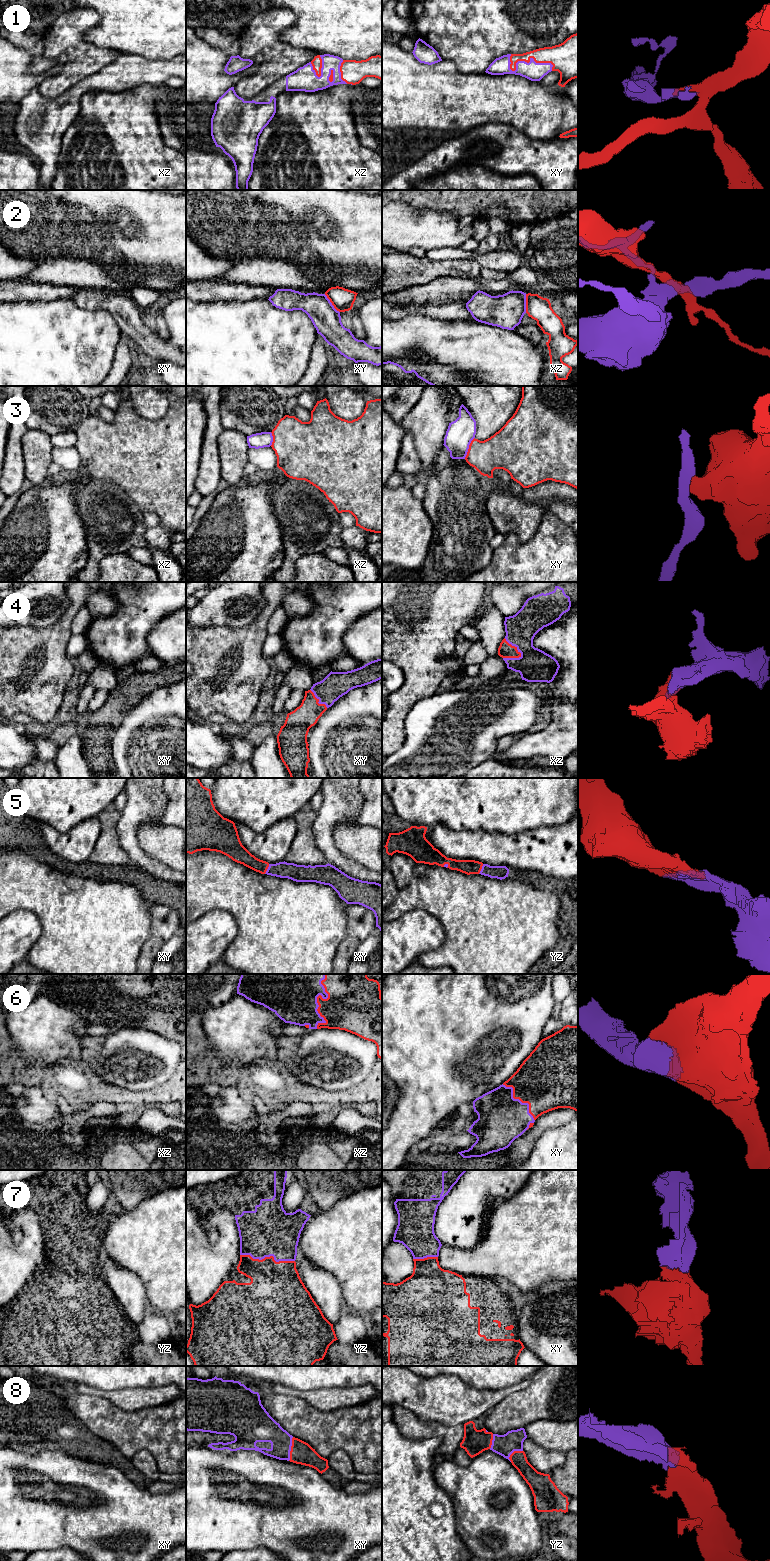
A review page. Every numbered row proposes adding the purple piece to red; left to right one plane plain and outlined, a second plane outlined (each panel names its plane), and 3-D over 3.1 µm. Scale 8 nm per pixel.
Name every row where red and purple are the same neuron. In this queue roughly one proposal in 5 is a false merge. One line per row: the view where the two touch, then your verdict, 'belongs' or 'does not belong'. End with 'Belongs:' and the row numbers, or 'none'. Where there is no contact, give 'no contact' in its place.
1: contact in xy; belongs
2: contact in xy; does not belong
3: contact in xy; does not belong
4: contact in xz; belongs
5: contact in xy; belongs
6: contact in xz; belongs
7: contact in yz; belongs
8: contact in xy; belongs
Belongs: 1, 4, 5, 6, 7, 8

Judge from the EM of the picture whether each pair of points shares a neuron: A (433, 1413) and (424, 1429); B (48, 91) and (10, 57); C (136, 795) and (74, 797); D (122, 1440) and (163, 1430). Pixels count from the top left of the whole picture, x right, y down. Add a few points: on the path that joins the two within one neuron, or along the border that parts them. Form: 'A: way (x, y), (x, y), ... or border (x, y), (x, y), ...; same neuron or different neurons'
A: border (407, 1410), (424, 1421), (451, 1426); different neurons
B: border (60, 71), (48, 75), (38, 87); different neurons
C: border (123, 788), (124, 790); different neurons
D: way (132, 1431), (153, 1430); same neuron

